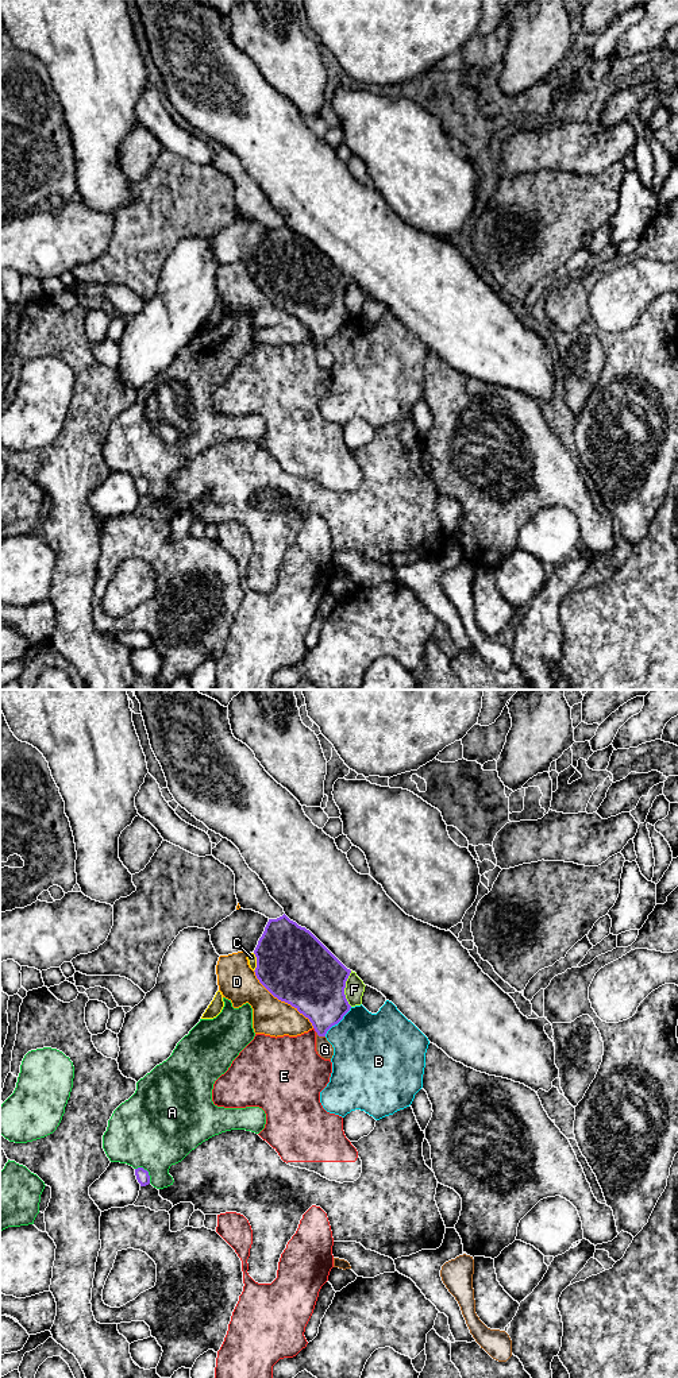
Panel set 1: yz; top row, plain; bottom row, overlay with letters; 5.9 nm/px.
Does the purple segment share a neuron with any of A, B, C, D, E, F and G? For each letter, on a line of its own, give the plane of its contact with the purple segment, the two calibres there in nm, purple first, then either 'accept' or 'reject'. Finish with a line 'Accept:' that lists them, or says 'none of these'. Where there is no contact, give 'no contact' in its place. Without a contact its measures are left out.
A: contact in yz; calibres 80 and 460 nm; reject
B: contact in yz; calibres 340 and 440 nm; reject
C: contact in yz; calibres 420 and 50 nm; reject
D: contact in yz; calibres 420 and 220 nm; reject
E: contact in yz; calibres 340 and 340 nm; reject
F: contact in yz; calibres 400 and 120 nm; reject
G: contact in yz; calibres 300 and 100 nm; accept
Accept: G

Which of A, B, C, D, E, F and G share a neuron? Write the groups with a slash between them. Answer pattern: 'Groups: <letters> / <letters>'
Groups: A / B / C / D / E / F / G

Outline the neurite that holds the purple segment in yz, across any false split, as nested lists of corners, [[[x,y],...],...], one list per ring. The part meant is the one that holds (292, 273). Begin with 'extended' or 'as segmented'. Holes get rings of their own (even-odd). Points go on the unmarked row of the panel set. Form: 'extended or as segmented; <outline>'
extended; [[[285,223],[269,228],[254,263],[259,292],[309,328],[316,340],[317,363],[331,368],[334,356],[325,343],[351,317],[344,304],[351,279]]]

